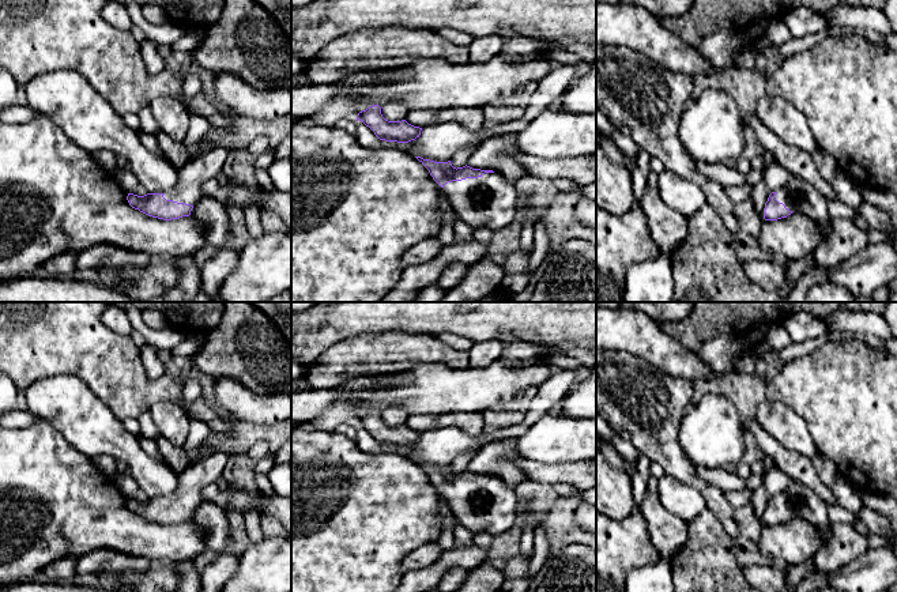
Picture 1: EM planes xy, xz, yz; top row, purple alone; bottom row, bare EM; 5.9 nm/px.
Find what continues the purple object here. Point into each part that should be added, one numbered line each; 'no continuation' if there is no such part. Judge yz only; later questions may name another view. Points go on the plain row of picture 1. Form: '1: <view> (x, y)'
1: yz (798, 500)

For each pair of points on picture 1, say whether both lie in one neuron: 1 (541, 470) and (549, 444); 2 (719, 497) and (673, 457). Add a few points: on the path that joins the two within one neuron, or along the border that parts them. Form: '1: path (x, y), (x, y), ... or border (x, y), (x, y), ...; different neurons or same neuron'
1: border (520, 455), (546, 463), (575, 462); different neurons
2: path (708, 491), (683, 468); same neuron

